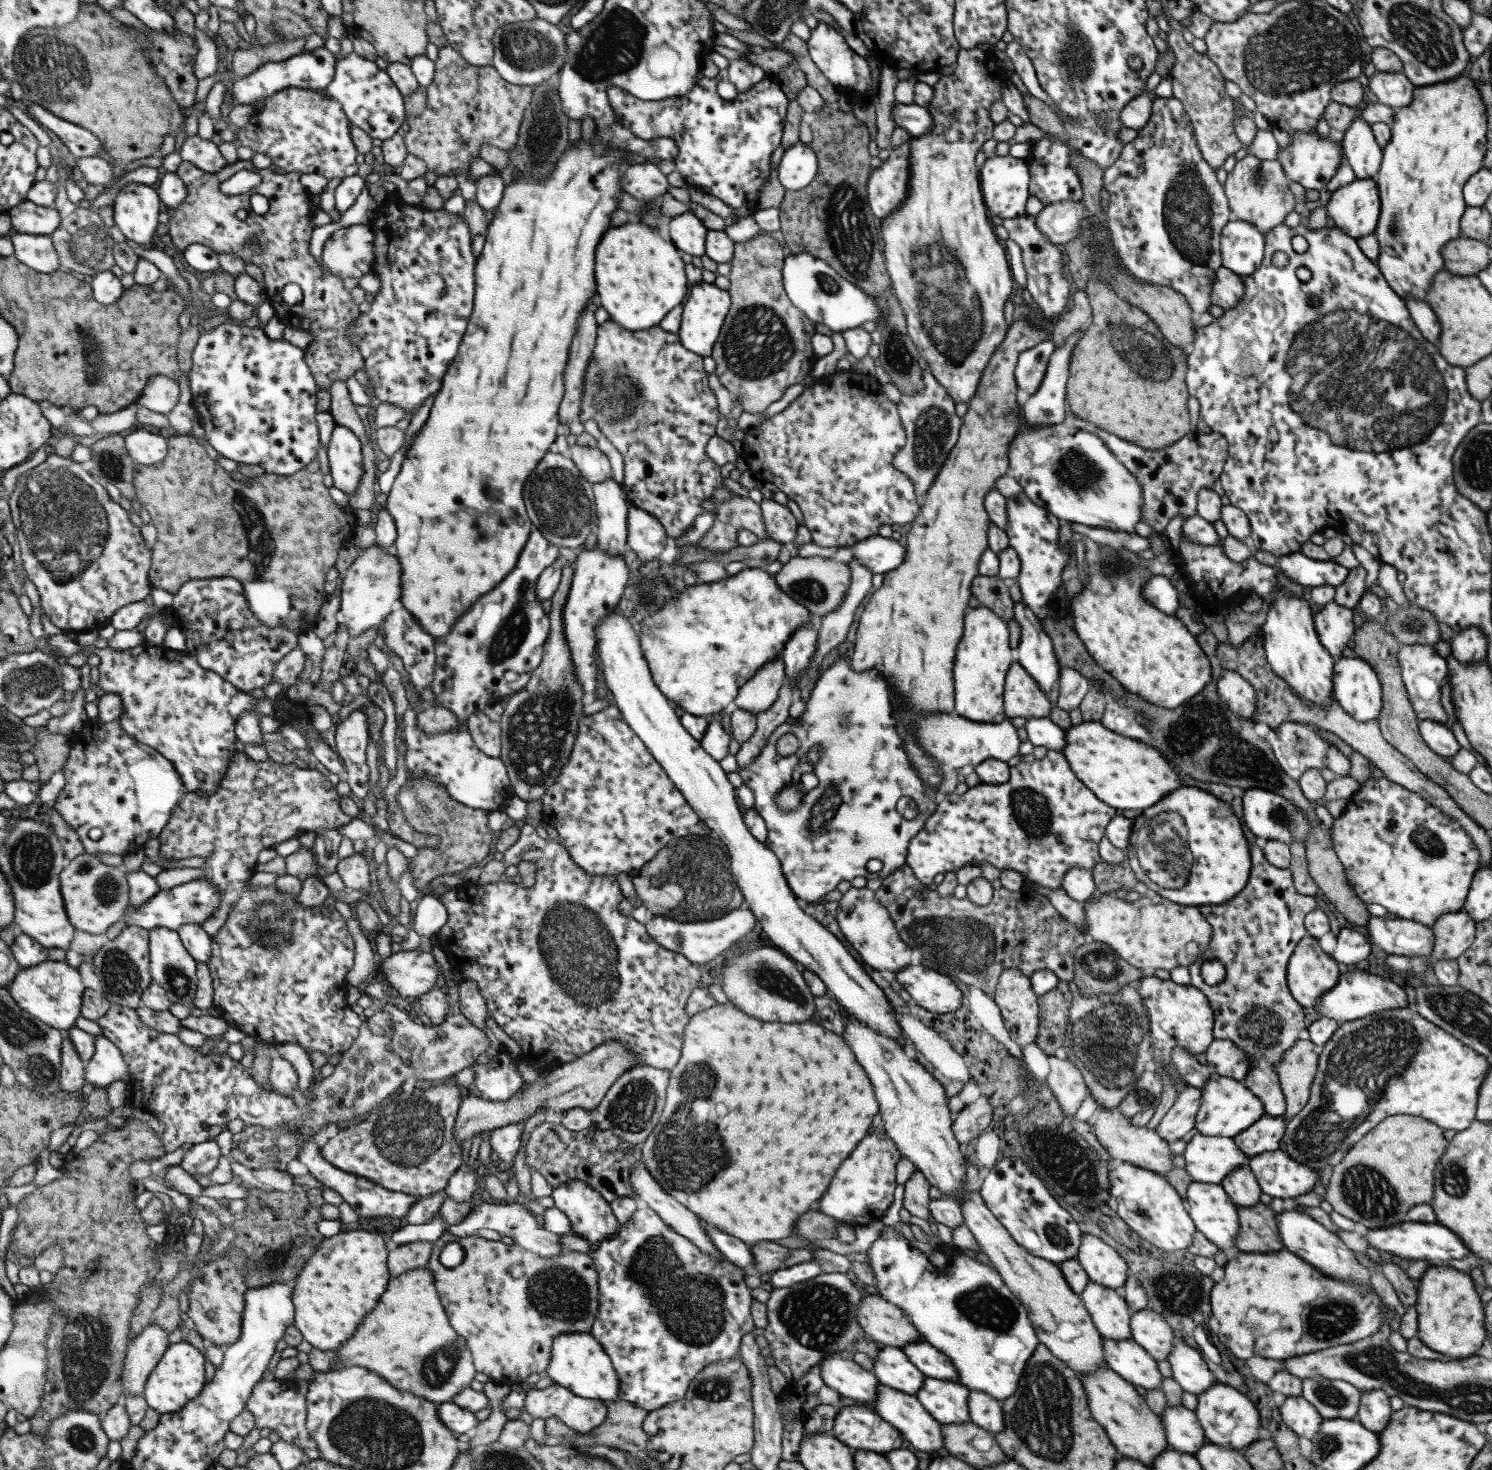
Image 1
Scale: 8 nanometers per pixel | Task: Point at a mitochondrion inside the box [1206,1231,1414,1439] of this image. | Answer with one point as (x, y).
(1329, 1319)

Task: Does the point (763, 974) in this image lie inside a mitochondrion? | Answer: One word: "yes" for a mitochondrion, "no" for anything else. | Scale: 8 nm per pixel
yes

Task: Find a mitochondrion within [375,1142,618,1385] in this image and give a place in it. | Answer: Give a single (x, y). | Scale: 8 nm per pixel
(558, 1293)

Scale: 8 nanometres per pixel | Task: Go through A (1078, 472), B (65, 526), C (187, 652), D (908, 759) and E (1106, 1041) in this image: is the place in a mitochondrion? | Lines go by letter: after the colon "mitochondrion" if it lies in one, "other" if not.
A: mitochondrion
B: mitochondrion
C: other
D: other
E: mitochondrion

